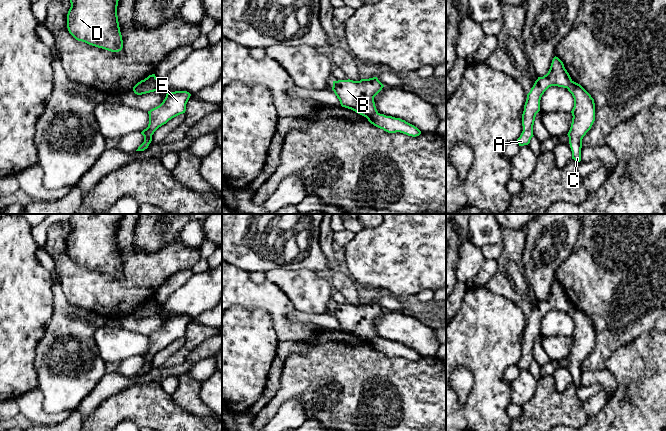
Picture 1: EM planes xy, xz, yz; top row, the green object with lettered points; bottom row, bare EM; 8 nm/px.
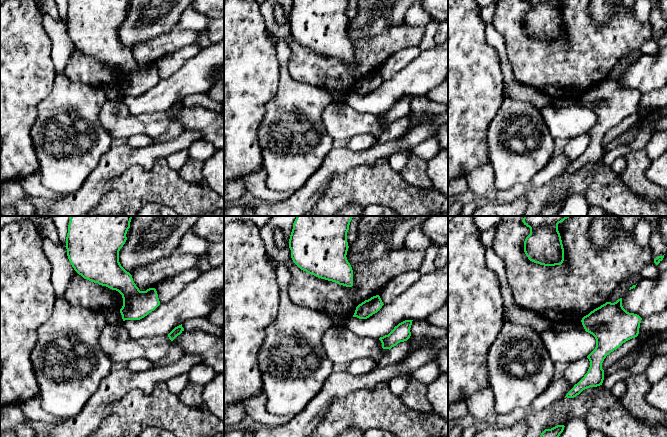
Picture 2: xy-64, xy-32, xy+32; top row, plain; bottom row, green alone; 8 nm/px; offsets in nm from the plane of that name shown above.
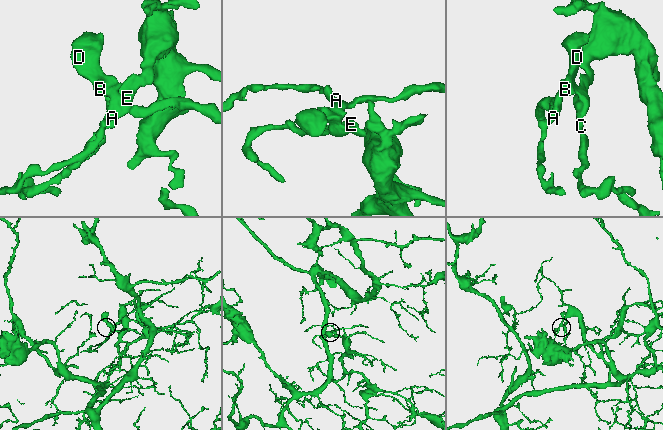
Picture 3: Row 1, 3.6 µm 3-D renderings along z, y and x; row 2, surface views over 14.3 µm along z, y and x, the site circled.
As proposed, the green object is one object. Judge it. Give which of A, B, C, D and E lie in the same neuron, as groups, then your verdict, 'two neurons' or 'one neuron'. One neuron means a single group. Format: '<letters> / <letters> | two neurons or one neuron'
A B C D E | one neuron

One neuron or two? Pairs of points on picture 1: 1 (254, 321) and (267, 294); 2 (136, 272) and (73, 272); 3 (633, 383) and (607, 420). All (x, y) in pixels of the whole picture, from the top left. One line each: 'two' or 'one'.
1: two
2: one
3: one

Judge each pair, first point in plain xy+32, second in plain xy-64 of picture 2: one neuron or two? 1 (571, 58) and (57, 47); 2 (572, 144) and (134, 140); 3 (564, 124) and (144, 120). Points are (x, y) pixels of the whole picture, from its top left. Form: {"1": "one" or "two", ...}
{"1": "two", "2": "one", "3": "one"}

